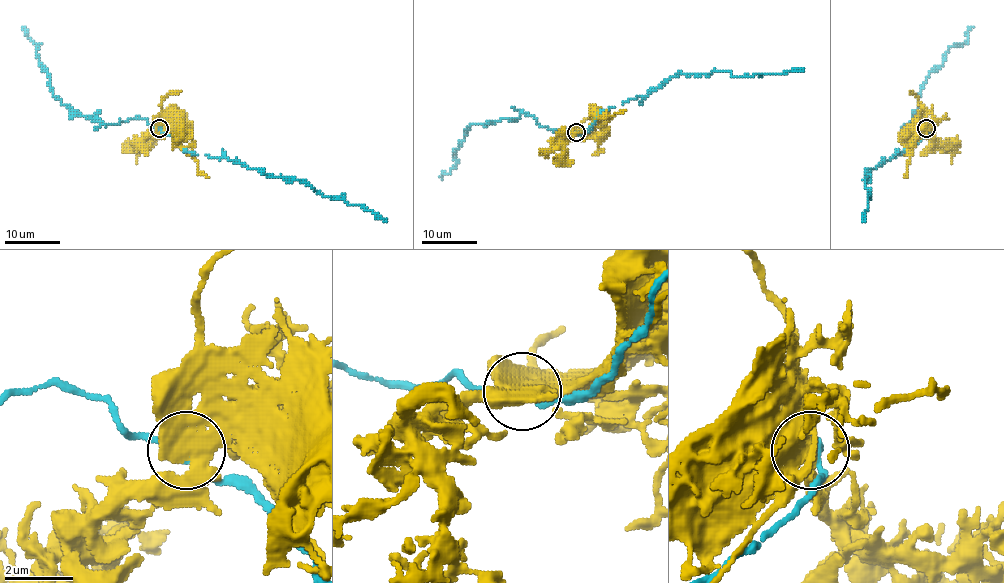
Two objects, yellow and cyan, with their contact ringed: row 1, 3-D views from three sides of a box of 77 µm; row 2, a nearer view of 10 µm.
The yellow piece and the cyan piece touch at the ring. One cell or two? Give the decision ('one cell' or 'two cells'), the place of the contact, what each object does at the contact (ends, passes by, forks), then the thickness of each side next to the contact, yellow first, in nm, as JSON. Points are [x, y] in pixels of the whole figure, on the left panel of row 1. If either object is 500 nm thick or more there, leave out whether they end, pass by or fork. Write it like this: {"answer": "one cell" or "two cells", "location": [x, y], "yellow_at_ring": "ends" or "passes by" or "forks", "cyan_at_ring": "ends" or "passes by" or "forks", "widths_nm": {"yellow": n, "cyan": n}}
{"answer": "two cells", "location": [159, 128], "yellow_at_ring": "passes by", "cyan_at_ring": "passes by", "widths_nm": {"yellow": 480, "cyan": 320}}

